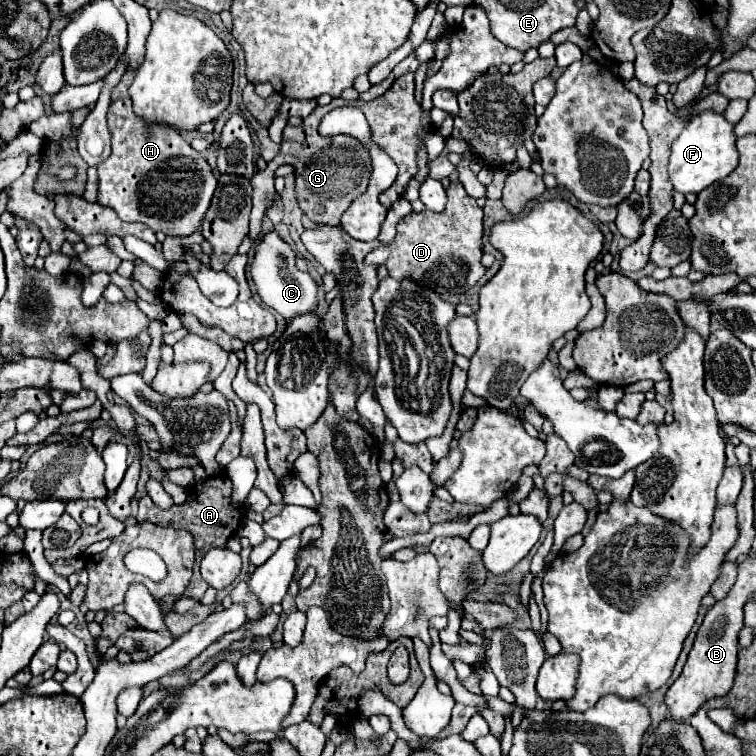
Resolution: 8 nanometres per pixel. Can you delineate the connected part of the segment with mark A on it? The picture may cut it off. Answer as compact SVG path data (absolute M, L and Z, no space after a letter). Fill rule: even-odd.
M215 474L215 476L209 476L203 484L195 484L193 488L189 488L187 500L181 506L173 506L171 510L159 510L149 496L139 498L137 520L139 522L149 520L149 522L163 527L171 525L174 528L183 528L183 530L193 534L193 538L195 538L195 570L193 570L193 578L191 578L191 584L189 584L189 592L185 592L185 596L191 596L191 598L199 600L207 590L207 582L199 574L201 558L211 548L225 548L227 538L233 532L237 532L237 528L241 524L243 512L245 510L233 510L231 508L231 480L225 474Z

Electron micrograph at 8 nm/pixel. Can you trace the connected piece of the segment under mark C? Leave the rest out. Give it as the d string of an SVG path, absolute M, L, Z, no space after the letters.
M275 230L265 234L263 240L257 244L255 258L251 264L251 278L257 286L263 304L275 308L285 320L293 320L299 314L313 312L317 284L309 274L299 272L295 268L295 252L289 248L287 242L281 240L281 236Z

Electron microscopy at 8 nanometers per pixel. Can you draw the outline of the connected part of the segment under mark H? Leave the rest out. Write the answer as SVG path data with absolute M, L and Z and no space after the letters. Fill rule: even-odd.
M131 98L115 100L107 112L111 156L97 166L97 204L109 206L125 222L143 222L153 232L187 236L197 232L217 180L213 170L189 142L165 124L151 124L133 112Z

